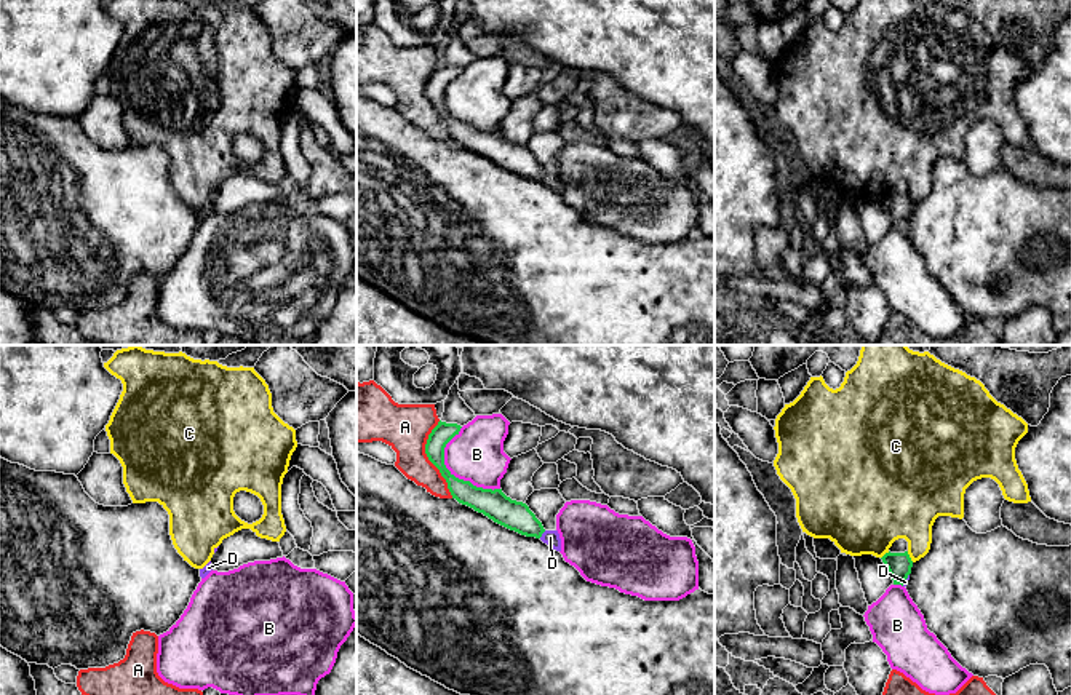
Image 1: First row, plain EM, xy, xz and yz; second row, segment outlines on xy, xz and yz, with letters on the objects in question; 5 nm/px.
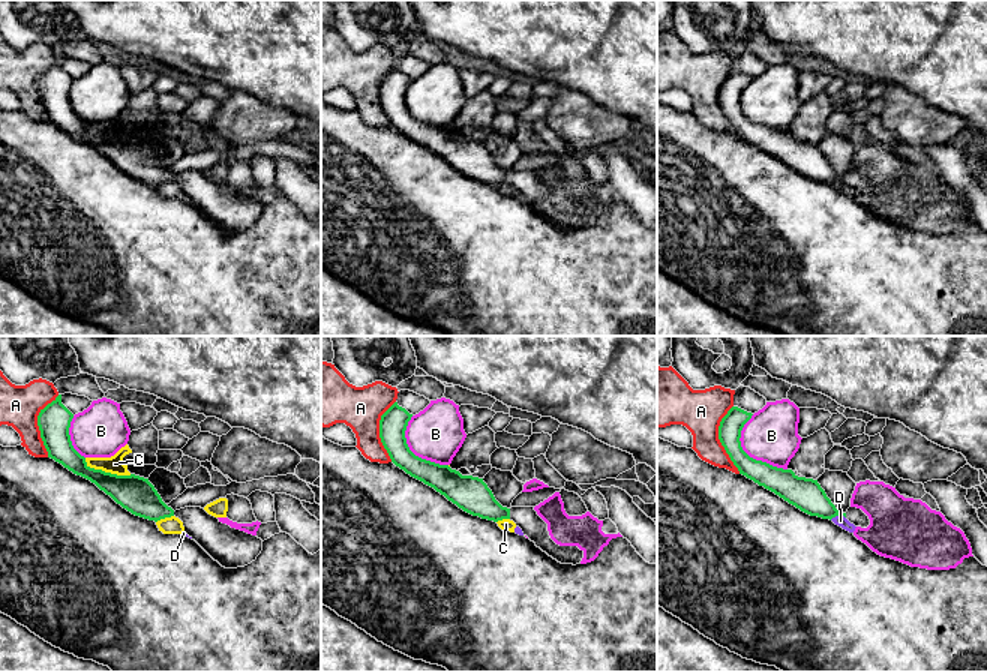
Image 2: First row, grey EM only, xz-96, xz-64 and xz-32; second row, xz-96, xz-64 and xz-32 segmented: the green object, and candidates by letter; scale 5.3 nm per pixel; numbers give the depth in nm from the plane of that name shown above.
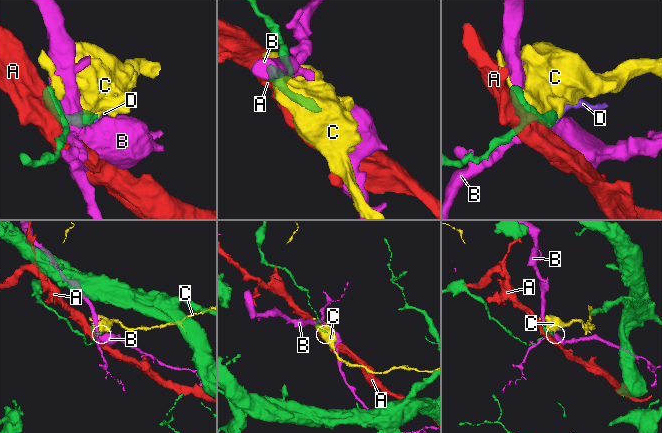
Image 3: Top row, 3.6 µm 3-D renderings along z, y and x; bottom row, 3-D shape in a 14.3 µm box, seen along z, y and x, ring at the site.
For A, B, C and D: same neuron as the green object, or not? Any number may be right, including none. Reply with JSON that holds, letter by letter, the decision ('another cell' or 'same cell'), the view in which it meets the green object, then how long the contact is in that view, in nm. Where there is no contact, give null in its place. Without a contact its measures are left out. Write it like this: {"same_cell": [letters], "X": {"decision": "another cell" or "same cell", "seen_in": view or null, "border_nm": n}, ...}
{"same_cell": [], "A": {"decision": "another cell", "seen_in": "xz", "border_nm": 400}, "B": {"decision": "another cell", "seen_in": "xz", "border_nm": 380}, "C": {"decision": "another cell", "seen_in": "yz", "border_nm": 70}, "D": {"decision": "another cell", "seen_in": "xz", "border_nm": 50}}

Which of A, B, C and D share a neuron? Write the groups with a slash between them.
A / B / C / D

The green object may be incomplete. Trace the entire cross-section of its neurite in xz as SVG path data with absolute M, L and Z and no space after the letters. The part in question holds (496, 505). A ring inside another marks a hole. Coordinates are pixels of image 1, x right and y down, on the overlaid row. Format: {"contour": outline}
{"contour": "M438 422L428 435L425 454L428 460L440 470L448 483L448 489L459 503L483 513L494 522L515 530L526 537L540 538L545 532L542 522L523 502L512 500L502 489L483 489L470 481L456 478L444 465L444 447L460 431L460 425Z"}

